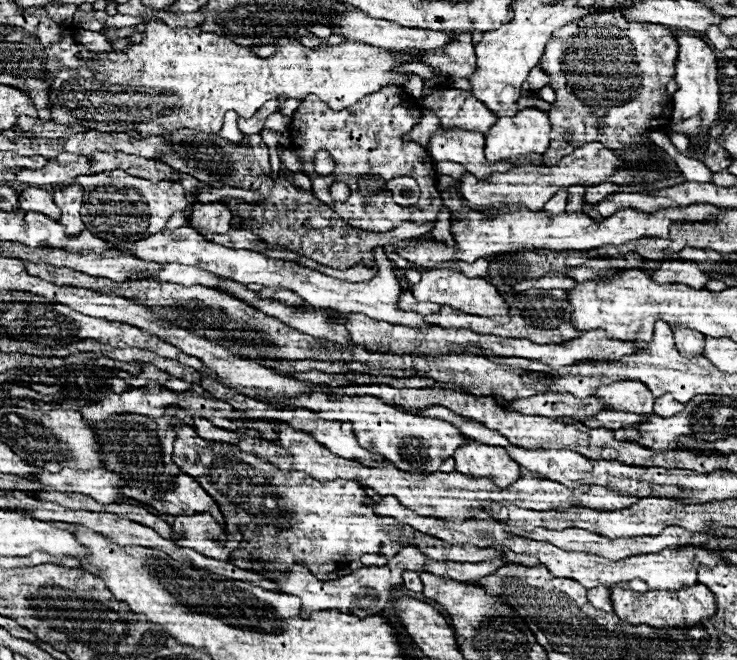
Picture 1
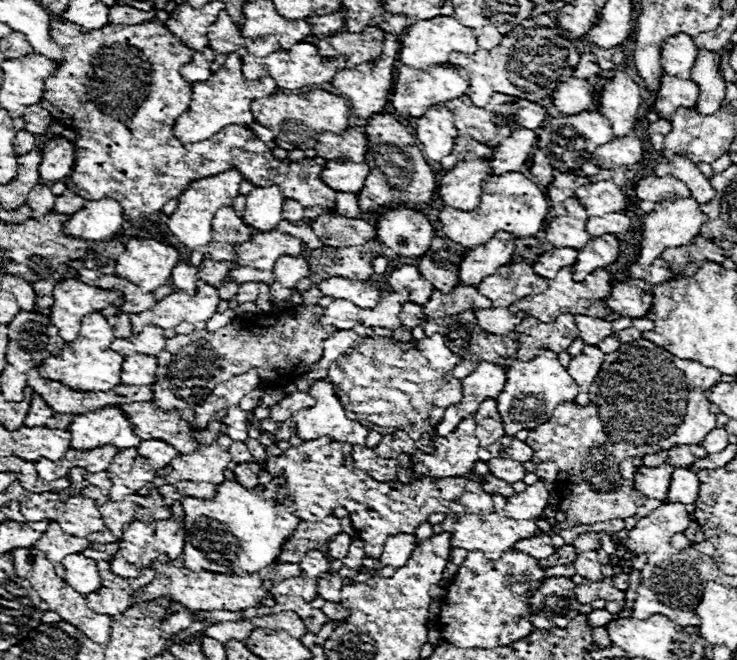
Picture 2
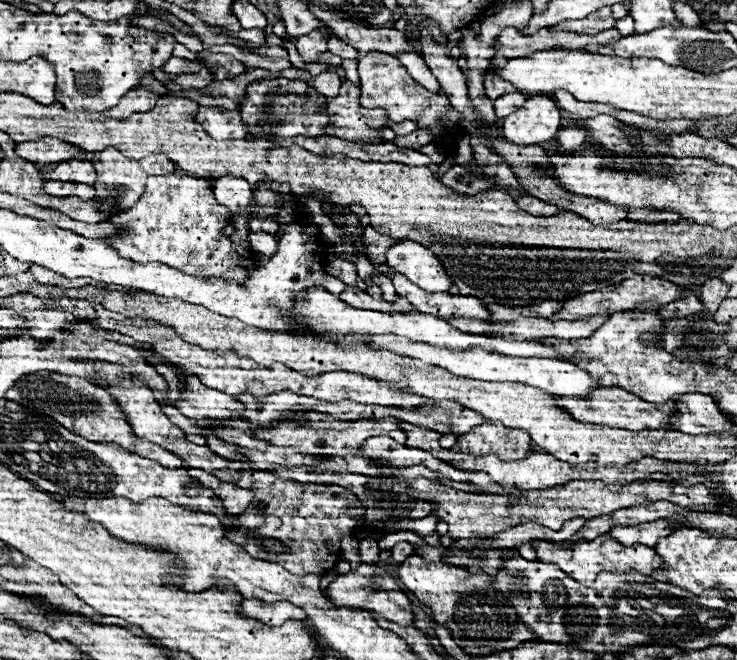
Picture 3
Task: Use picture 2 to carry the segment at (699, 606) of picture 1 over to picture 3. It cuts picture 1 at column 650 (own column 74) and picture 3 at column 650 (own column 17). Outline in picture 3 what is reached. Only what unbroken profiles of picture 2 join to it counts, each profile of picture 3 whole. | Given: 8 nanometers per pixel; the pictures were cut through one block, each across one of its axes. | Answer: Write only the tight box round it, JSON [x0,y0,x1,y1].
[532,534,660,584]

